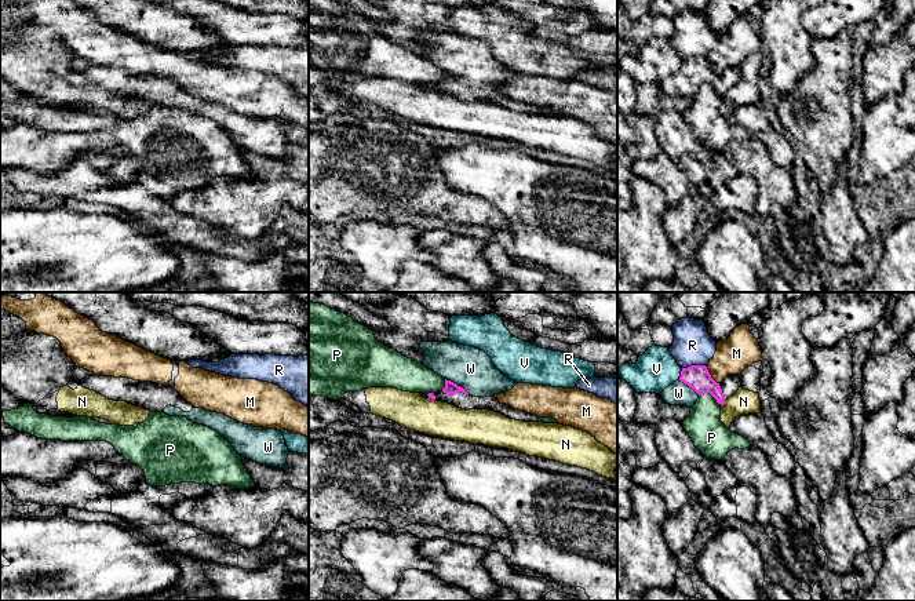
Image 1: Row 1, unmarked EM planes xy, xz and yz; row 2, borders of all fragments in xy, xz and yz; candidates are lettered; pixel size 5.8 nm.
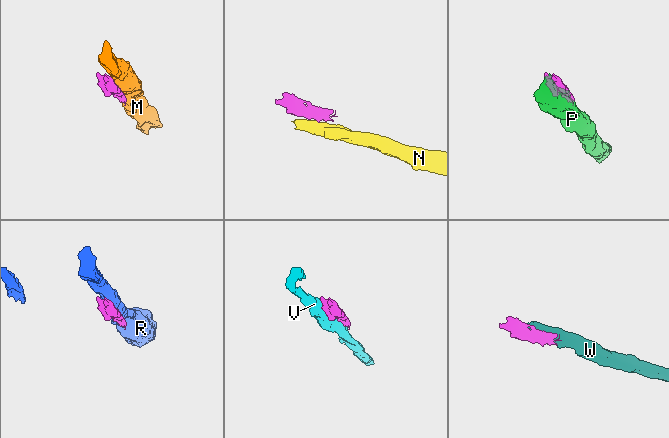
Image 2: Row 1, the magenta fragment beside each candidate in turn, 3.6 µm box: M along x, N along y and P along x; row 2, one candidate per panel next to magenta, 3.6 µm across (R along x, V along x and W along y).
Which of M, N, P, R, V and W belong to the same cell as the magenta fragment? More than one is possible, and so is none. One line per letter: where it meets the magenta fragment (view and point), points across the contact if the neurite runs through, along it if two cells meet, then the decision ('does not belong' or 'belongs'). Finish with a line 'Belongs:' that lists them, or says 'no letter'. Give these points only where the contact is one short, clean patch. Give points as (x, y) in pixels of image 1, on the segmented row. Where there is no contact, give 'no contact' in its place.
M: yz (710, 375) | does not belong
N: yz (722, 404) | along yz (725, 401), (721, 405) | does not belong
P: yz (710, 393) | does not belong
R: yz (693, 365) | does not belong
V: yz (681, 374) | does not belong
W: xz (456, 385) | belongs
Belongs: W

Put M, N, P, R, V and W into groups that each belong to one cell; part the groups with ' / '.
M / N / P / R / V / W

